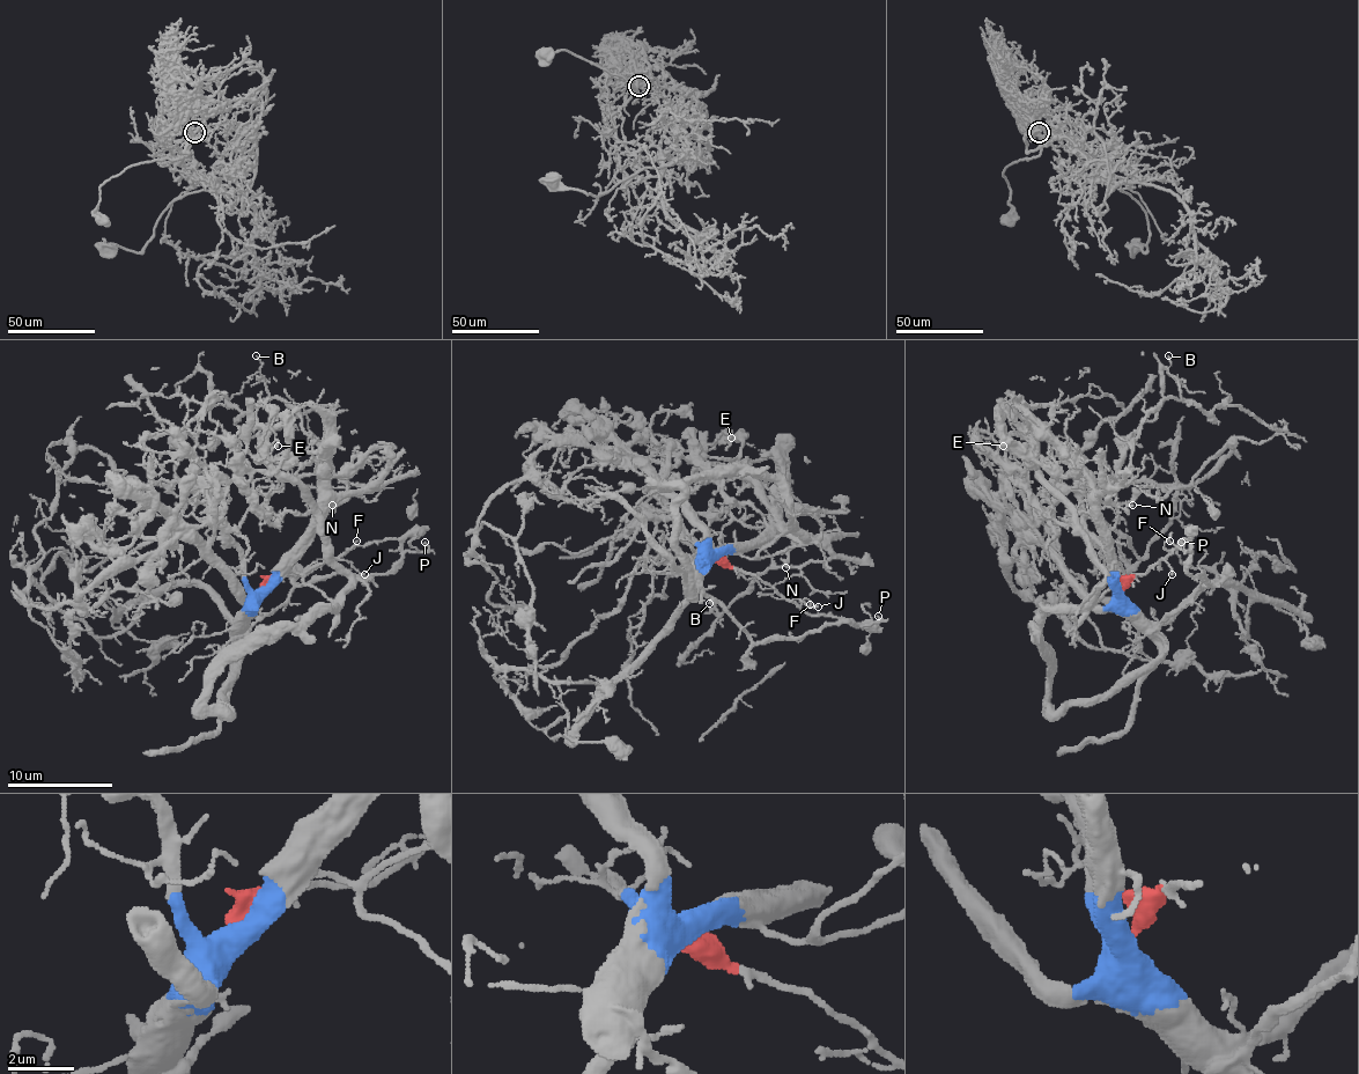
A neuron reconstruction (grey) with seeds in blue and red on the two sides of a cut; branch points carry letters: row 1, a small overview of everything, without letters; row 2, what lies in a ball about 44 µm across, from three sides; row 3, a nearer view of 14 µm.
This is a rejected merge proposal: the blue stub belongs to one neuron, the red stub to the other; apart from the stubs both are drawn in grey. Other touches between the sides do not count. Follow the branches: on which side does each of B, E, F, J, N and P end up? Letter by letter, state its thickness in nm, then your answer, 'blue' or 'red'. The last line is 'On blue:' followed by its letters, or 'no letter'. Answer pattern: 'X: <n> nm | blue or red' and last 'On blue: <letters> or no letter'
B: 110 nm | blue
E: 110 nm | blue
F: 110 nm | red
J: 90 nm | red
N: 110 nm | blue
P: 80 nm | red
On blue: B, E, N

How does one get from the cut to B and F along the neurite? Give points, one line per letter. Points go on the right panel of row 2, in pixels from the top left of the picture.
B: (1122, 591), (1099, 504), (1103, 493), (1130, 480), (1138, 427), (1167, 398), (1181, 396), (1167, 357)
F: (1122, 591), (1134, 578), (1167, 554), (1165, 544), (1169, 541)

